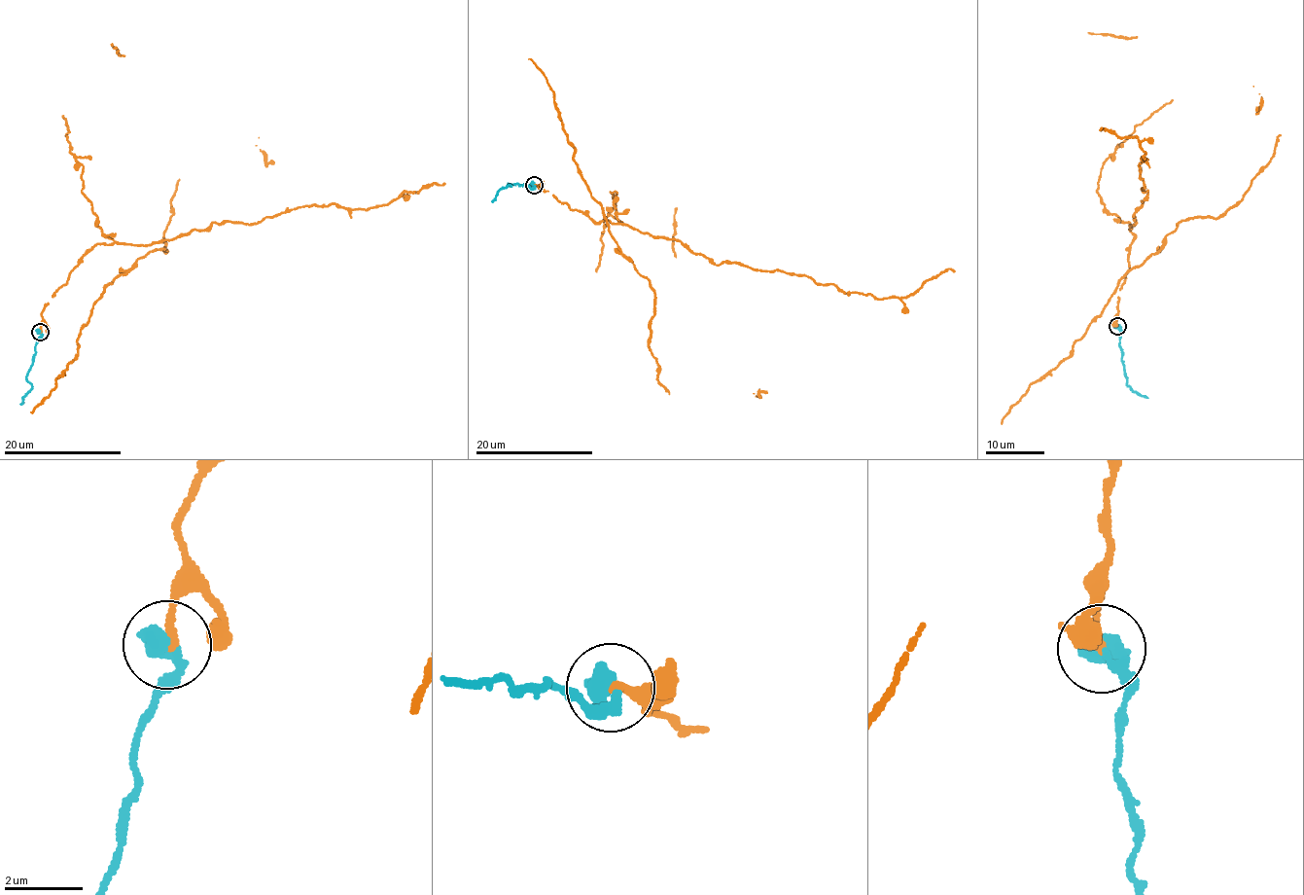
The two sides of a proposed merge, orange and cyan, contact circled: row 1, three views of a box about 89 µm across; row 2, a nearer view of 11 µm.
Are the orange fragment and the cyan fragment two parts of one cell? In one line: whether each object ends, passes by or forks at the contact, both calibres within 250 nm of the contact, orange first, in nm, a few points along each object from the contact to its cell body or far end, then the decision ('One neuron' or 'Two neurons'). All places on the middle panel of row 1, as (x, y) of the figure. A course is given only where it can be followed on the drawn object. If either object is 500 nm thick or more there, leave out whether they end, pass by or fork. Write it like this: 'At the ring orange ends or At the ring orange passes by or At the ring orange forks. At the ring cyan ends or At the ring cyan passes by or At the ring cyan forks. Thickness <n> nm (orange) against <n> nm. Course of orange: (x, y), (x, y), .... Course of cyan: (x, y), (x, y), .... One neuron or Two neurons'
Thickness 200 nm (orange) against 600 nm. Course of orange: (533, 185), (595, 222), (677, 239), (719, 264), (810, 276), (845, 292), (913, 295), (949, 268), (955, 271). Course of cyan: (533, 185), (509, 184), (491, 202). One neuron

